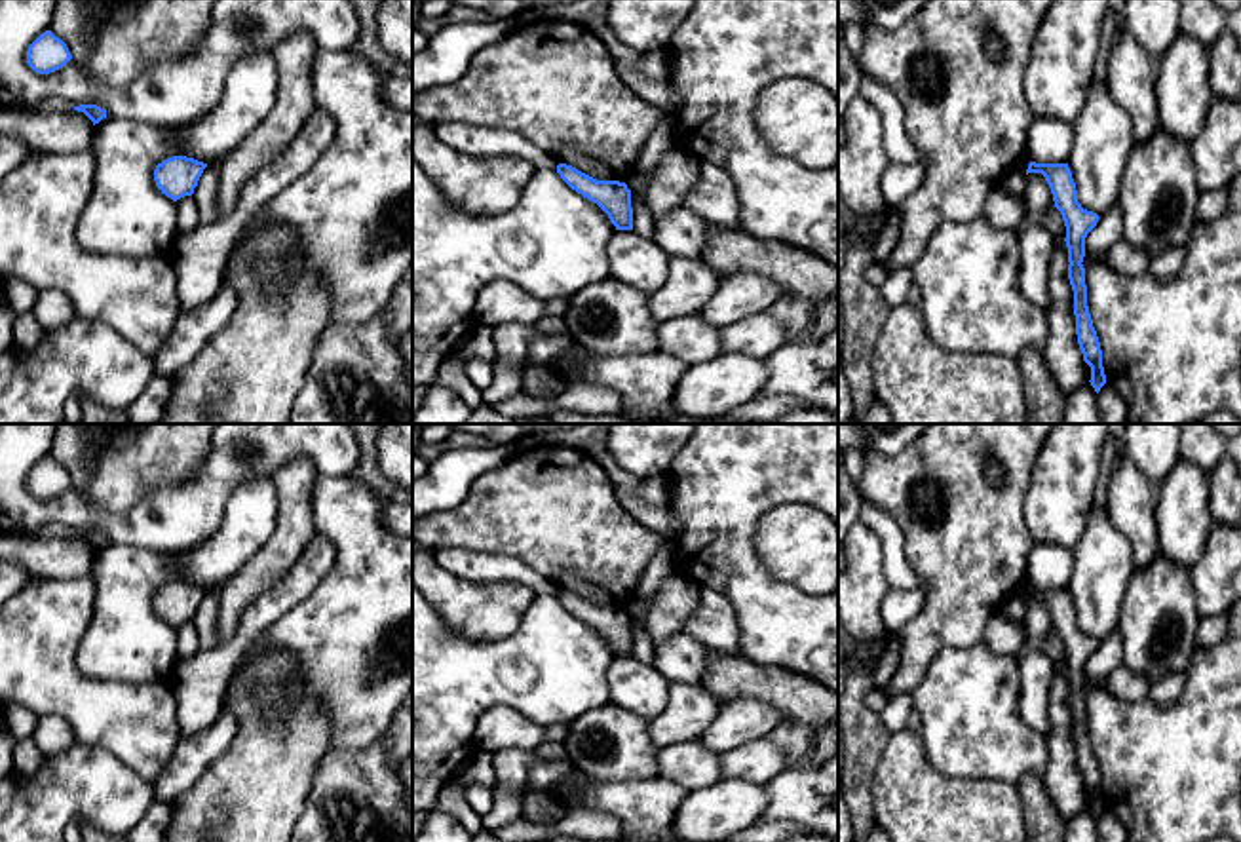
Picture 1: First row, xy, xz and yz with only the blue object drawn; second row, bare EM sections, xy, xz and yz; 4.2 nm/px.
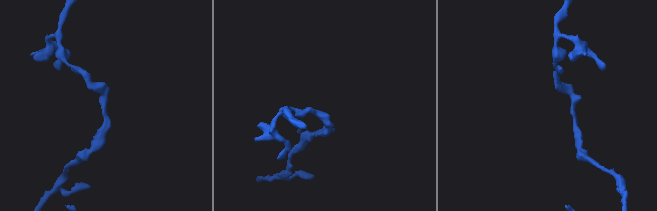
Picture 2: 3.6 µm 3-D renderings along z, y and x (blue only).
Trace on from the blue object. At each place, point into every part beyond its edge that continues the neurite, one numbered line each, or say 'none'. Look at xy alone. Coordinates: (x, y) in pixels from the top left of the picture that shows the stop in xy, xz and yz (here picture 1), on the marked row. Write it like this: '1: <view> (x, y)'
none

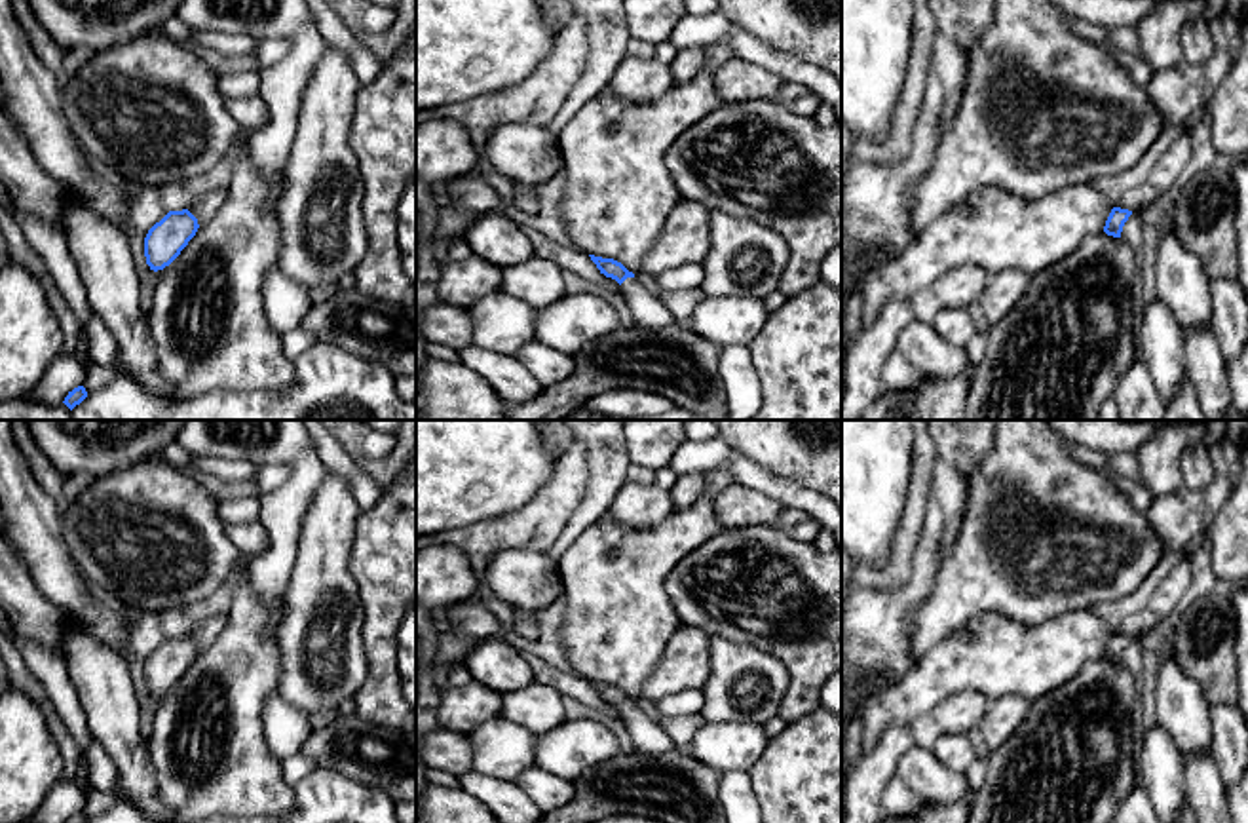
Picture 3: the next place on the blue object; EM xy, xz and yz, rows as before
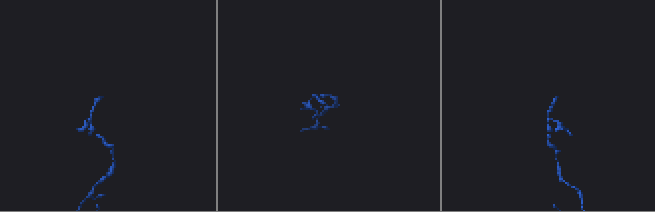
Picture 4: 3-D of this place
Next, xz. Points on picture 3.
1: xz (648, 310)

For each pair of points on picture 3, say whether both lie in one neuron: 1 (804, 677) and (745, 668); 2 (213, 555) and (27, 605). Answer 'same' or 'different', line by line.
1: different
2: different

